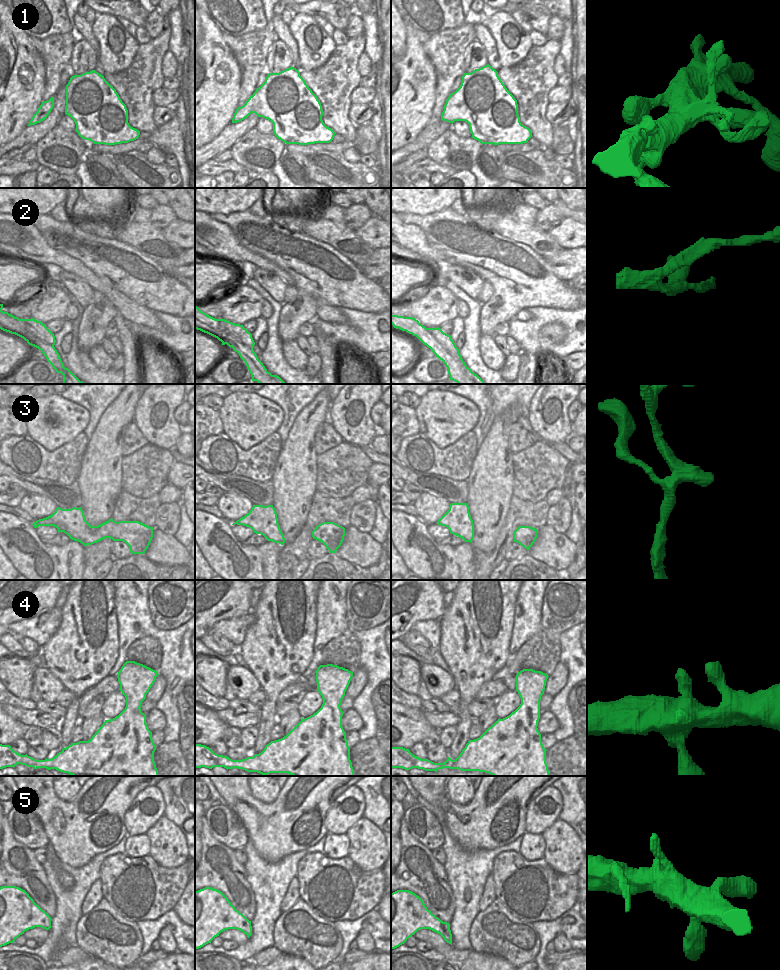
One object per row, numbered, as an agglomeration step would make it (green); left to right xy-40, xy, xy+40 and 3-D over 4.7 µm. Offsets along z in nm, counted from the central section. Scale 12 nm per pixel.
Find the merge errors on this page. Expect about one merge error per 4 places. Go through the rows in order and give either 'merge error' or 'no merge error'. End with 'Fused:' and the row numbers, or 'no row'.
1: no merge error
2: merge error
3: no merge error
4: no merge error
5: no merge error
Fused: 2

